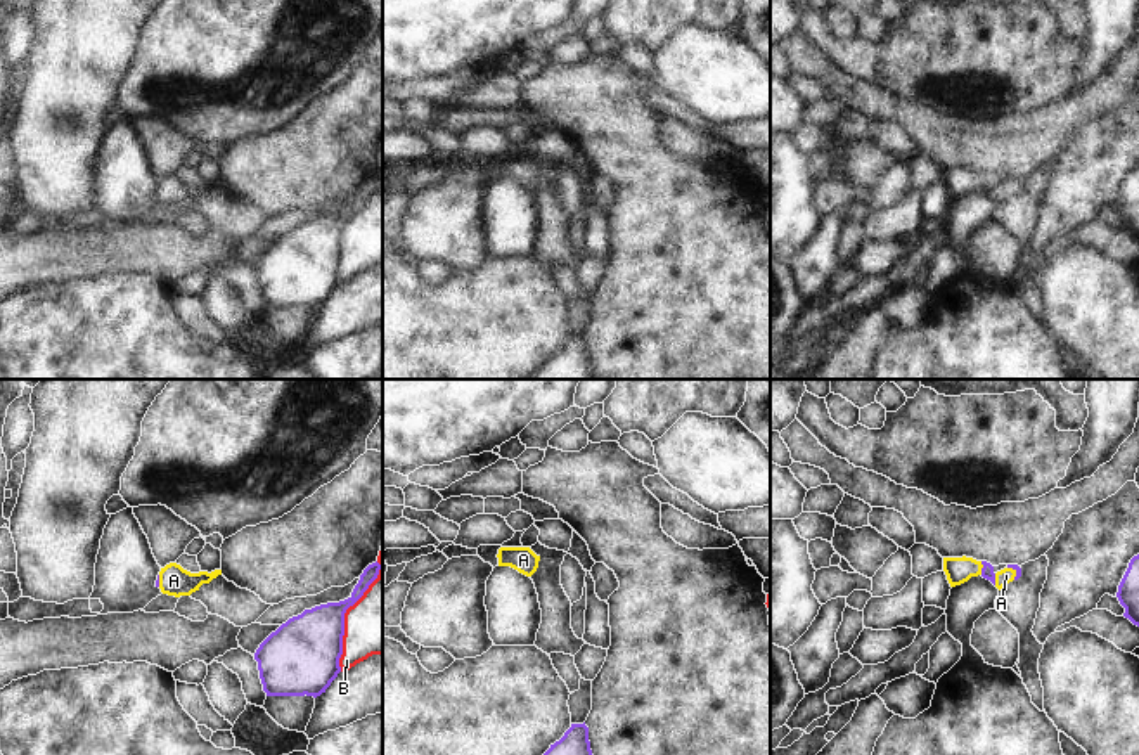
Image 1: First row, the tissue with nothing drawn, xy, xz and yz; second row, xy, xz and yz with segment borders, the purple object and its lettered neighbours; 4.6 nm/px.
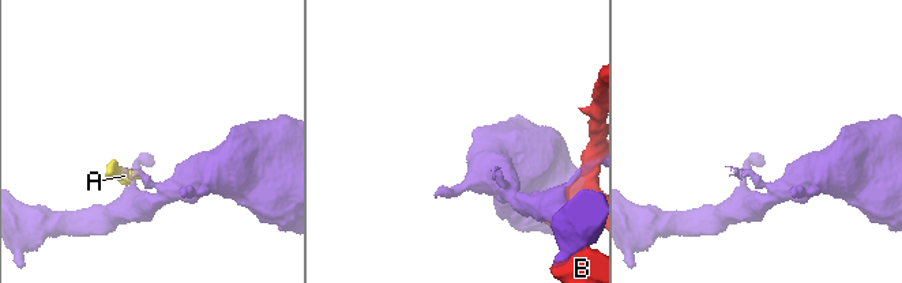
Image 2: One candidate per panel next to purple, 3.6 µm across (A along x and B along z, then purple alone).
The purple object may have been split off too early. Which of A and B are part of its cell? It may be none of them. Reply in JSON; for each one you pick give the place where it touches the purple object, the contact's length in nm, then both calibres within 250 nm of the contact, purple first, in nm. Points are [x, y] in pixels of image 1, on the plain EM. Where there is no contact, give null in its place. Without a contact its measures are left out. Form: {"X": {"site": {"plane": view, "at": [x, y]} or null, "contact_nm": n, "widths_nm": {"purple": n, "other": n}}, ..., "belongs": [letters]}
{"A": {"site": {"plane": "yz", "at": [982, 180]}, "contact_nm": 60, "widths_nm": {"purple": 60, "other": 120}}, "belongs": ["A"]}

